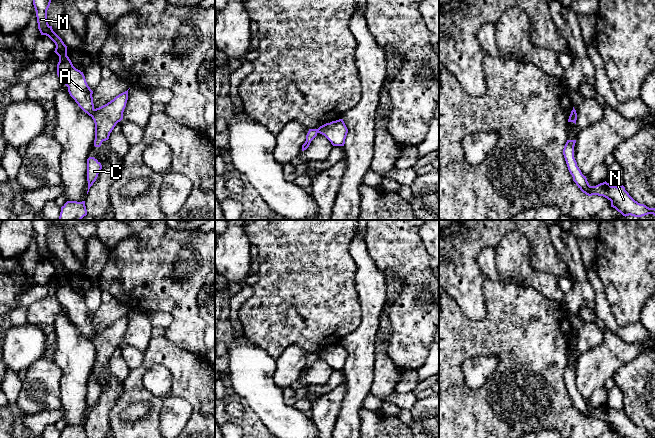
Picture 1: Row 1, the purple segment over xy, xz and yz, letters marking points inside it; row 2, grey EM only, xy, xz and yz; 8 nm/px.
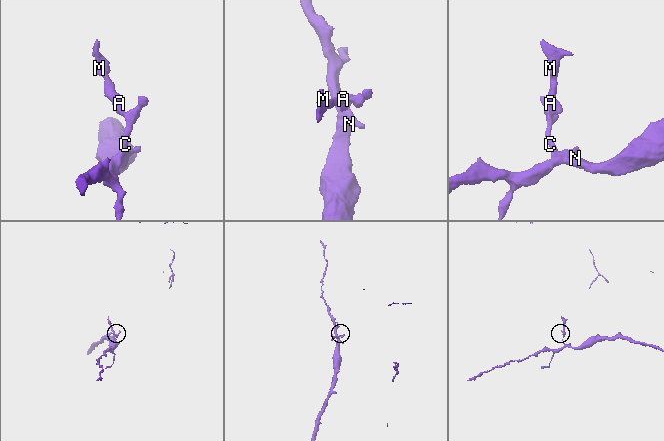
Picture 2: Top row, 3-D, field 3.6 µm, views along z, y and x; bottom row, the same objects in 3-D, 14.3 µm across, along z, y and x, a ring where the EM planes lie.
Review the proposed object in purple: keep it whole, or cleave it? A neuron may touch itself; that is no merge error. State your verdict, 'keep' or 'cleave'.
cleave

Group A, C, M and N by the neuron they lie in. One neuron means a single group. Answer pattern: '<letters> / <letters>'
A M / C N

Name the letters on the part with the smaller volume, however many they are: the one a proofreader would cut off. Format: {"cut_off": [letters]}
{"cut_off": ["A", "M"]}

